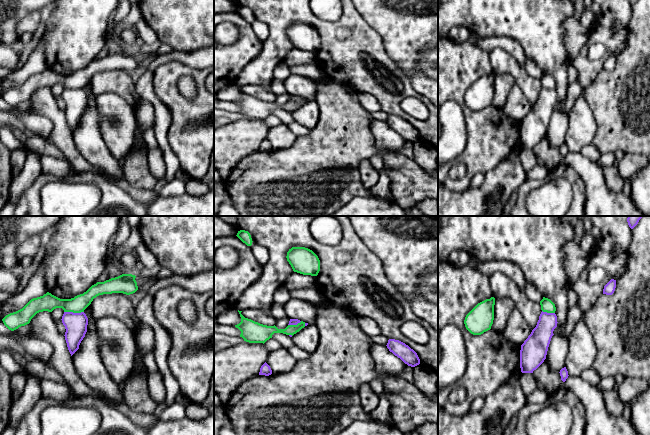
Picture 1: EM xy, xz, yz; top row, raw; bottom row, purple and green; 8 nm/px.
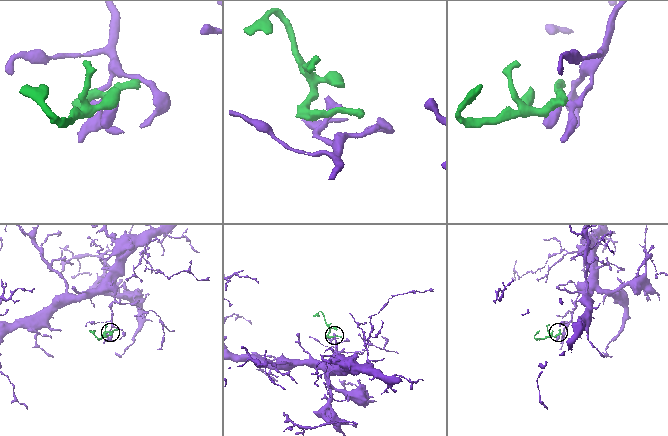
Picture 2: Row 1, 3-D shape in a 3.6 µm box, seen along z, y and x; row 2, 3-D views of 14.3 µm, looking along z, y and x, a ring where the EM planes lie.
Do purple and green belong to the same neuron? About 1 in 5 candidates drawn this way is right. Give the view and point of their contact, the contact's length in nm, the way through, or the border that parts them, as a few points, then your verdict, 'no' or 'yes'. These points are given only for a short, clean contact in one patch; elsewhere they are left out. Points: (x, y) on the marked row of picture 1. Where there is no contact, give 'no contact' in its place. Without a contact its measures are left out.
contact xy (74, 313); length 160 nm; border xy (64, 311), (83, 312); no

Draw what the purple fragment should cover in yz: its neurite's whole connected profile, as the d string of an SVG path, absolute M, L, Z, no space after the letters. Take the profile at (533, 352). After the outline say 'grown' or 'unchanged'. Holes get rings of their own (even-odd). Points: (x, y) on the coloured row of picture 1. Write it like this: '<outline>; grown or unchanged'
M541 312L536 327L521 345L520 368L522 373L533 373L544 362L557 323L555 313Z; unchanged

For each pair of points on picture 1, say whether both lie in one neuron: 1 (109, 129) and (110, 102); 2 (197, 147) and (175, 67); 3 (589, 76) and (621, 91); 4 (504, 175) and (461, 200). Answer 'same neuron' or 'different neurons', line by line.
1: same neuron
2: same neuron
3: different neurons
4: same neuron

